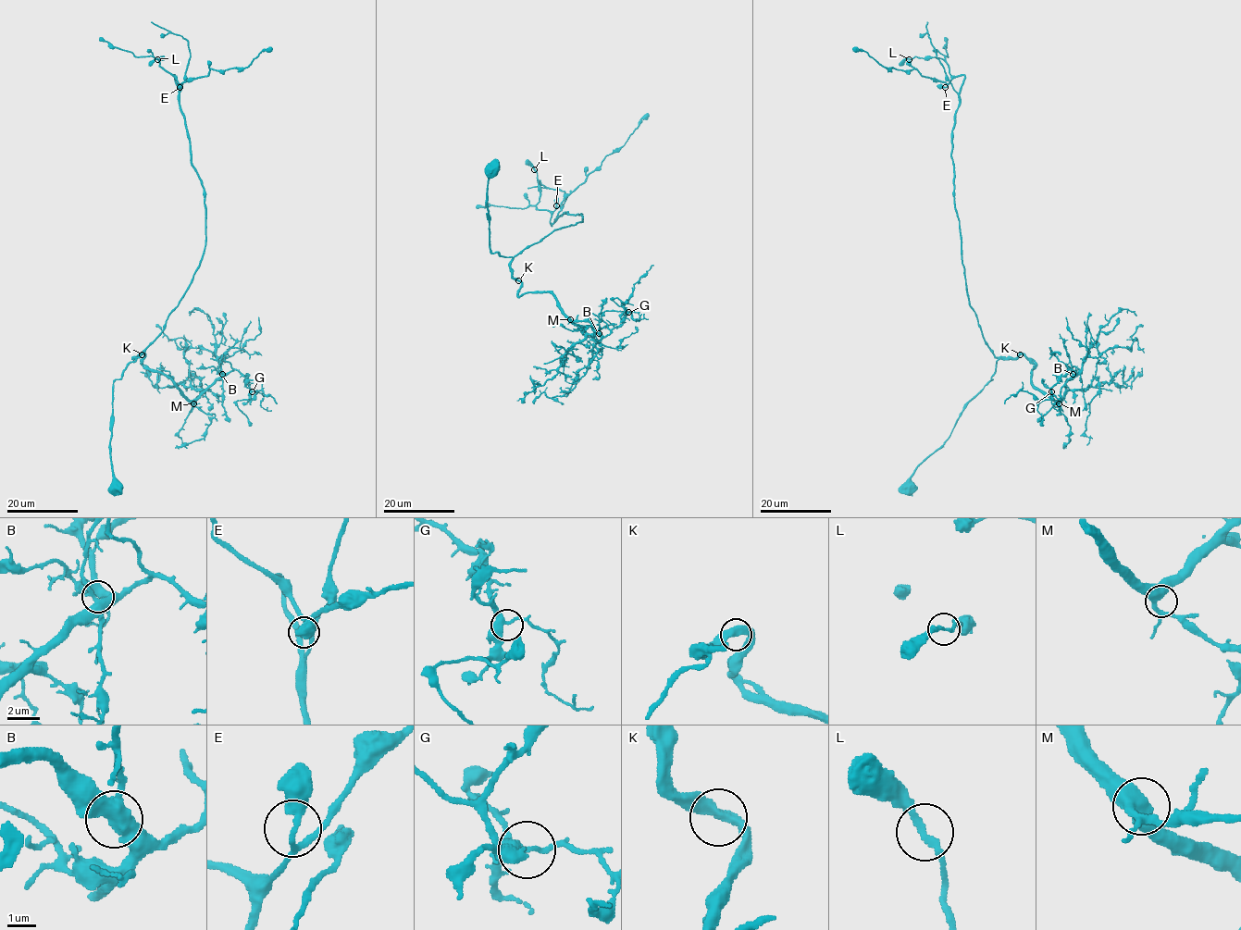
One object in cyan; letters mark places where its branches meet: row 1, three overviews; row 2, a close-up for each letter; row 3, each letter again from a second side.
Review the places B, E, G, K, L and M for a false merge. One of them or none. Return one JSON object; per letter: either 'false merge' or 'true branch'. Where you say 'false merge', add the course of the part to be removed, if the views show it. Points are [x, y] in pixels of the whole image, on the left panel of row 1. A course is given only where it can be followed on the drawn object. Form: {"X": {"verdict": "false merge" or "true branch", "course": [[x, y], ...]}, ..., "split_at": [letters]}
{"B": {"verdict": "true branch"}, "E": {"verdict": "true branch"}, "G": {"verdict": "true branch"}, "K": {"verdict": "true branch"}, "L": {"verdict": "true branch"}, "M": {"verdict": "true branch"}, "split_at": []}

